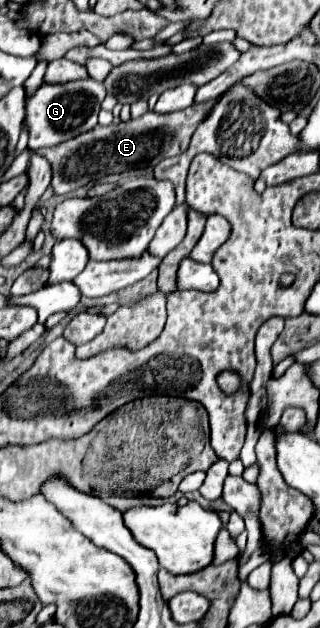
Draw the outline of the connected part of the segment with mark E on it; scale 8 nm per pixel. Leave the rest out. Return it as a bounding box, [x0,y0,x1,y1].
[37,98,219,196]

